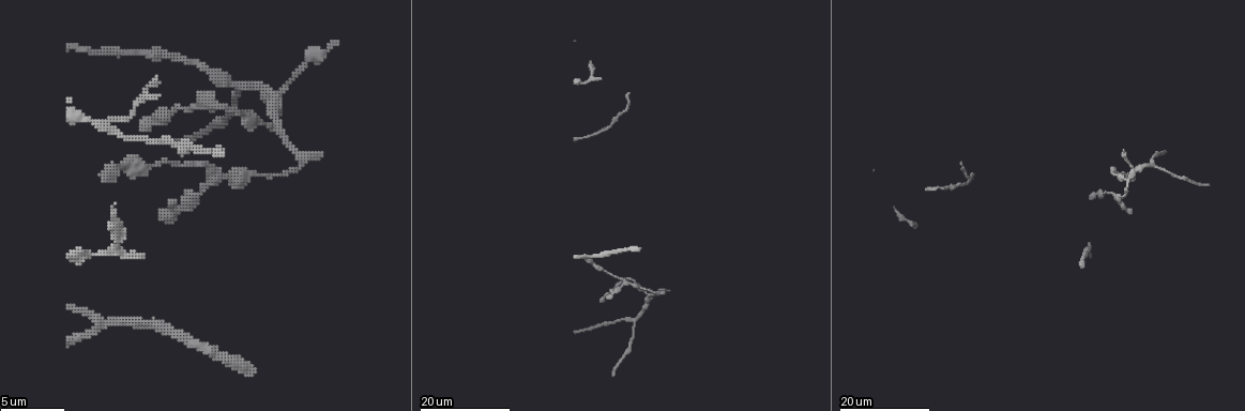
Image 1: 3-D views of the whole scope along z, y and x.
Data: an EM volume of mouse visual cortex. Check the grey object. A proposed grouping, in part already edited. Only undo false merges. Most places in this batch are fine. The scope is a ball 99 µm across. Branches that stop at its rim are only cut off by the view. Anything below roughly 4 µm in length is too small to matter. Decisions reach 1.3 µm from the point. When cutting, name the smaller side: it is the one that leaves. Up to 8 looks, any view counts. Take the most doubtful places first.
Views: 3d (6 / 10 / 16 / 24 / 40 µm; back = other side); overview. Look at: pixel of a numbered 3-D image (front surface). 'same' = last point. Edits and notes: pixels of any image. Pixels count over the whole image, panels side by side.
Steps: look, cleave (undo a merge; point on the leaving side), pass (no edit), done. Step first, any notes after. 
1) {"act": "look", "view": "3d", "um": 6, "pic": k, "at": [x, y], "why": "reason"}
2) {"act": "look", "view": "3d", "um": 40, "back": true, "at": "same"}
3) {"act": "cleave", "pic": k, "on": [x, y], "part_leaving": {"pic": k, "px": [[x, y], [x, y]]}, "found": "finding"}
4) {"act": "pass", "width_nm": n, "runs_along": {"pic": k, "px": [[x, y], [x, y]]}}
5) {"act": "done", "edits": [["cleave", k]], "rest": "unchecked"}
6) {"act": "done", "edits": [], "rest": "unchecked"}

{"act": "look", "view": "3d", "um": 24, "pic": 1, "at": [109, 124], "why": "branch point"}

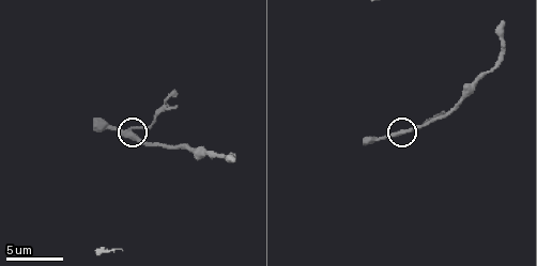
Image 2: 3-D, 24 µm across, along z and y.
{"act": "look", "view": "3d", "um": 10, "pic": 2, "at": [400, 131]}

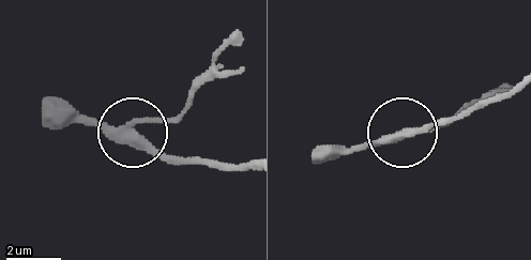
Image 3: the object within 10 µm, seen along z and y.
{"act": "pass", "side_arm_um": 6, "found": "all the same neuron"}

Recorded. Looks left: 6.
{"act": "look", "view": "3d", "um": 24, "pic": 1, "at": [1154, 165], "why": "three arms meet"}

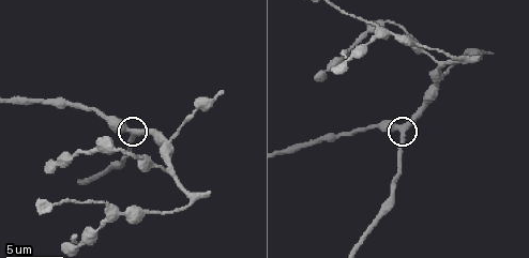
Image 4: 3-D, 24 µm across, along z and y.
{"act": "look", "view": "3d", "um": 10, "pic": 4, "at": [400, 127], "why": "closer look"}

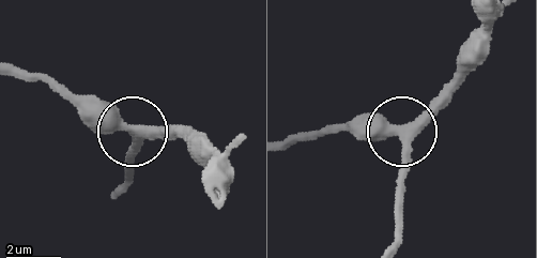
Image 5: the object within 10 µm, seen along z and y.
{"act": "pass", "arms": 3, "runs_along": {"pic": 5, "px": [[491, 20], [479, 55], [411, 123], [397, 131], [331, 131]]}, "found": "all the same neuron"}

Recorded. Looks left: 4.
{"act": "look", "view": "3d", "um": 24, "pic": 1, "at": [1090, 194]}

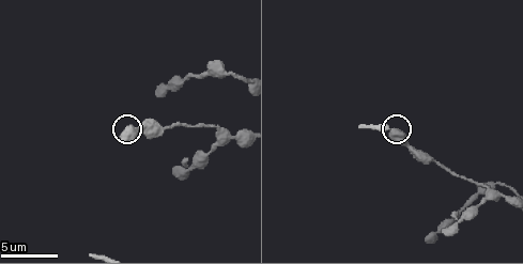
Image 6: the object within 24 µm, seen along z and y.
{"act": "look", "view": "3d", "um": 10, "pic": 6, "at": [394, 130]}

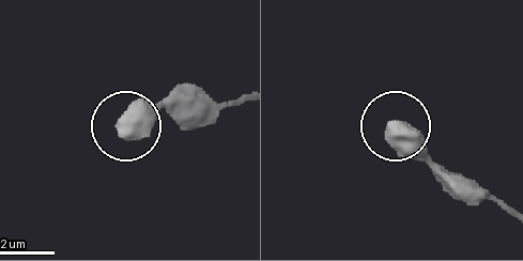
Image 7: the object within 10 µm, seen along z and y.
{"act": "pass", "found": "continuous, no second neuron"}

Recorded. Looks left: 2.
{"act": "look", "view": "3d", "um": 16, "pic": 6, "at": [220, 144]}

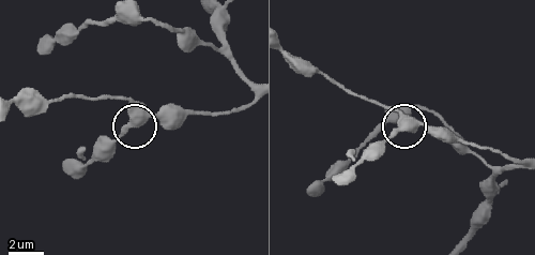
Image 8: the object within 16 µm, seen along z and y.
{"act": "pass", "found": "one neuron here"}

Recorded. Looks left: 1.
{"act": "done", "edits": [], "rest": "unchecked"}

